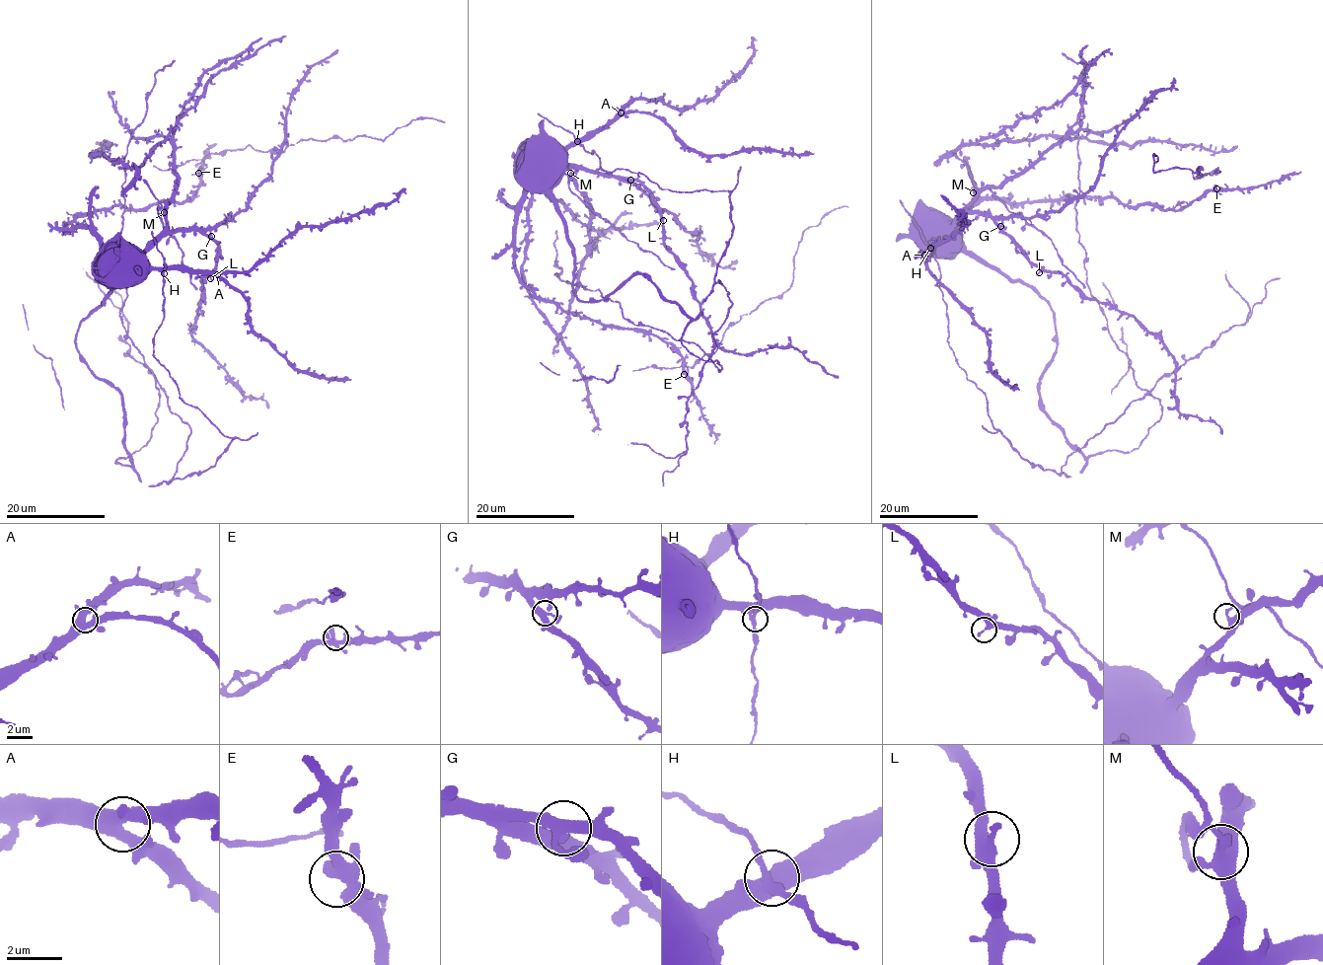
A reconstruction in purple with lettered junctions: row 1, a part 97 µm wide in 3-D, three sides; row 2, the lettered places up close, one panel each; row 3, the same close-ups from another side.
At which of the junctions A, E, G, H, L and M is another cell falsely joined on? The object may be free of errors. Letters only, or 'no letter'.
M

